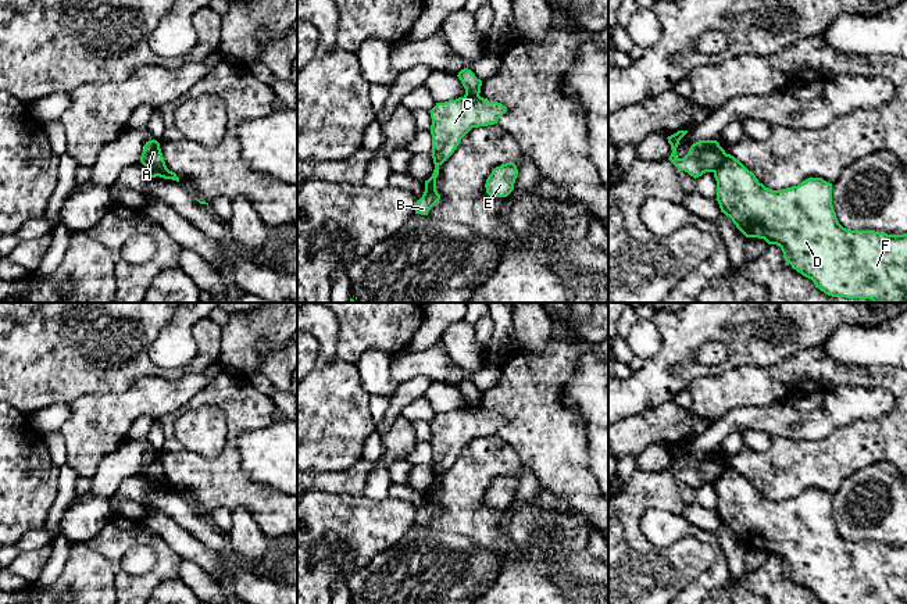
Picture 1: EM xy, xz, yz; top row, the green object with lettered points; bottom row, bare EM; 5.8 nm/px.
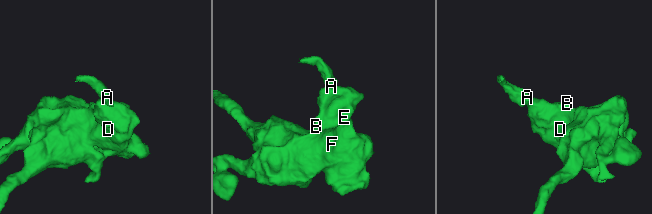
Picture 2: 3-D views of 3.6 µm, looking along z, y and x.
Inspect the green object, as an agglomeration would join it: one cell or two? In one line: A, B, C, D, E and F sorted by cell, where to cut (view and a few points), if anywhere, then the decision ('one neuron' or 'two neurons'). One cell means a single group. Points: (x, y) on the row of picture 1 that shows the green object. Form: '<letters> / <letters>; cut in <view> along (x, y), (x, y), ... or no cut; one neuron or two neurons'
A / B C D E F; cut in xy along (147, 167), (156, 171), (165, 168); two neurons

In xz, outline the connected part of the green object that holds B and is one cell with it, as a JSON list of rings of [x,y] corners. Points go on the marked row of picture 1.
[[[458,97],[436,103],[429,111],[432,118],[432,158],[435,169],[425,181],[425,192],[415,203],[415,214],[428,215],[428,211],[440,200],[436,190],[439,167],[454,153],[461,139],[472,129],[497,124],[507,107],[497,101],[478,97]]]

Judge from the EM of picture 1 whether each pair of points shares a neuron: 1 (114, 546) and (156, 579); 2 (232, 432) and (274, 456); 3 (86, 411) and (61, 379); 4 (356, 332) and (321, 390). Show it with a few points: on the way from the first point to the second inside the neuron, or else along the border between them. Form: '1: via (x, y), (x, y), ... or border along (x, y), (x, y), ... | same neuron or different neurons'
1: via (115, 561), (118, 569), (129, 581), (140, 581) | same neuron
2: border along (271, 424), (246, 429), (240, 435), (240, 468) | different neurons
3: border along (109, 392), (89, 392), (67, 403) | different neurons
4: border along (338, 326), (338, 356), (356, 364) | different neurons

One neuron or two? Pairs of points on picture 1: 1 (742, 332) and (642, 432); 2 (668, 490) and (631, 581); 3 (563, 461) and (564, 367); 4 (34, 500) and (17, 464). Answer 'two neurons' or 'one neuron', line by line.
1: two neurons
2: one neuron
3: one neuron
4: one neuron

